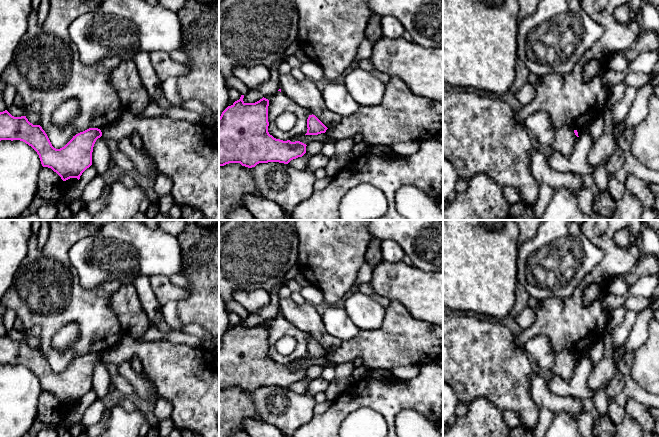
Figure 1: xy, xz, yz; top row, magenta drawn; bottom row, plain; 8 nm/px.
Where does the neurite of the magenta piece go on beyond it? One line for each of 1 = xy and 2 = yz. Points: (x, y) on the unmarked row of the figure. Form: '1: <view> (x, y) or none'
1: none
2: none

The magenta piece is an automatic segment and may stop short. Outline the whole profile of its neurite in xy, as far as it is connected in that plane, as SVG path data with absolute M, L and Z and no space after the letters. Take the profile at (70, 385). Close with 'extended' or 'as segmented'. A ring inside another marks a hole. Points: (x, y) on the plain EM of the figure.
M7 334L0 336L0 365L20 364L31 370L39 379L43 391L51 392L63 405L70 402L80 403L82 397L92 389L93 371L102 356L98 352L89 352L73 360L62 372L52 370L47 358L40 349L33 349L26 340L14 341Z; as segmented

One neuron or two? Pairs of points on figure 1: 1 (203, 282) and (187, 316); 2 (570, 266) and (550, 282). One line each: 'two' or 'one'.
1: one
2: one

